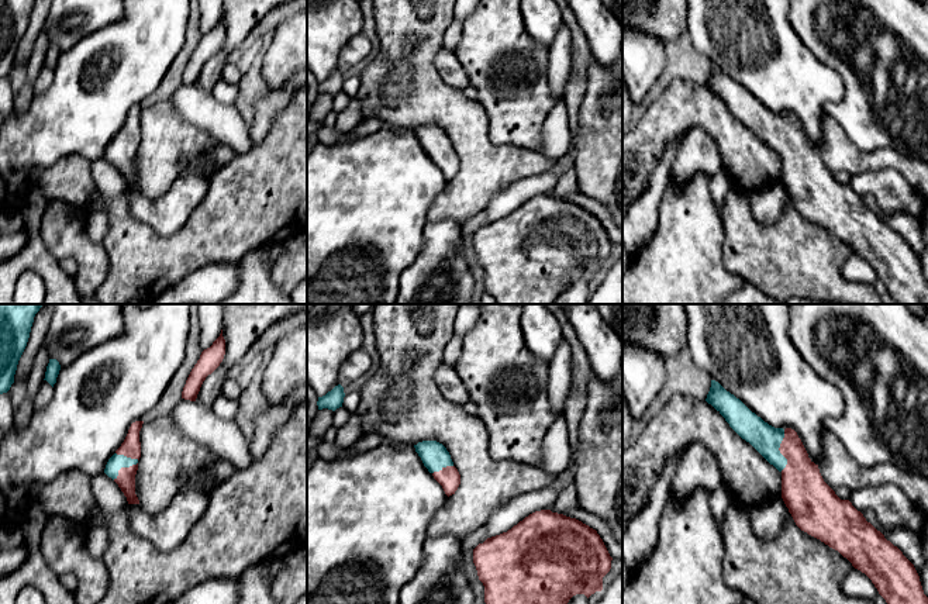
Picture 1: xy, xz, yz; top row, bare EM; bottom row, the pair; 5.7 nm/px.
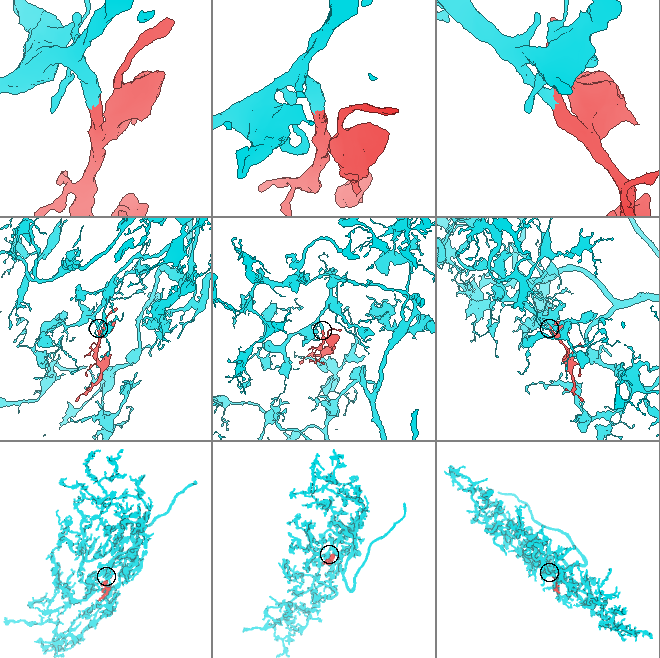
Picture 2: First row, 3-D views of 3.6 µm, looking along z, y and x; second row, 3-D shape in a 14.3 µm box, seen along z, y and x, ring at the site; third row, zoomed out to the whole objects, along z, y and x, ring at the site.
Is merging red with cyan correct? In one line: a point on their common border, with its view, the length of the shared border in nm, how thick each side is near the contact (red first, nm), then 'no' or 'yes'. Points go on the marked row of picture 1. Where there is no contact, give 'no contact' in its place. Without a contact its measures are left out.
contact yz (780, 451); length 240 nm; calibres 260 and 170 nm; yes

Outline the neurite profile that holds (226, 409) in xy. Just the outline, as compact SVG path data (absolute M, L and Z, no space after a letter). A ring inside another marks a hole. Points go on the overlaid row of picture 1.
M220 396L211 405L211 411L227 421L232 421L239 410L239 401L238 400L228 400L222 396Z

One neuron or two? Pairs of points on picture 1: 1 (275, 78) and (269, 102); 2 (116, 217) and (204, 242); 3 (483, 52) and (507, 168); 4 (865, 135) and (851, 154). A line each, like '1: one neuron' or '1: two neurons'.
1: two neurons
2: one neuron
3: two neurons
4: two neurons

